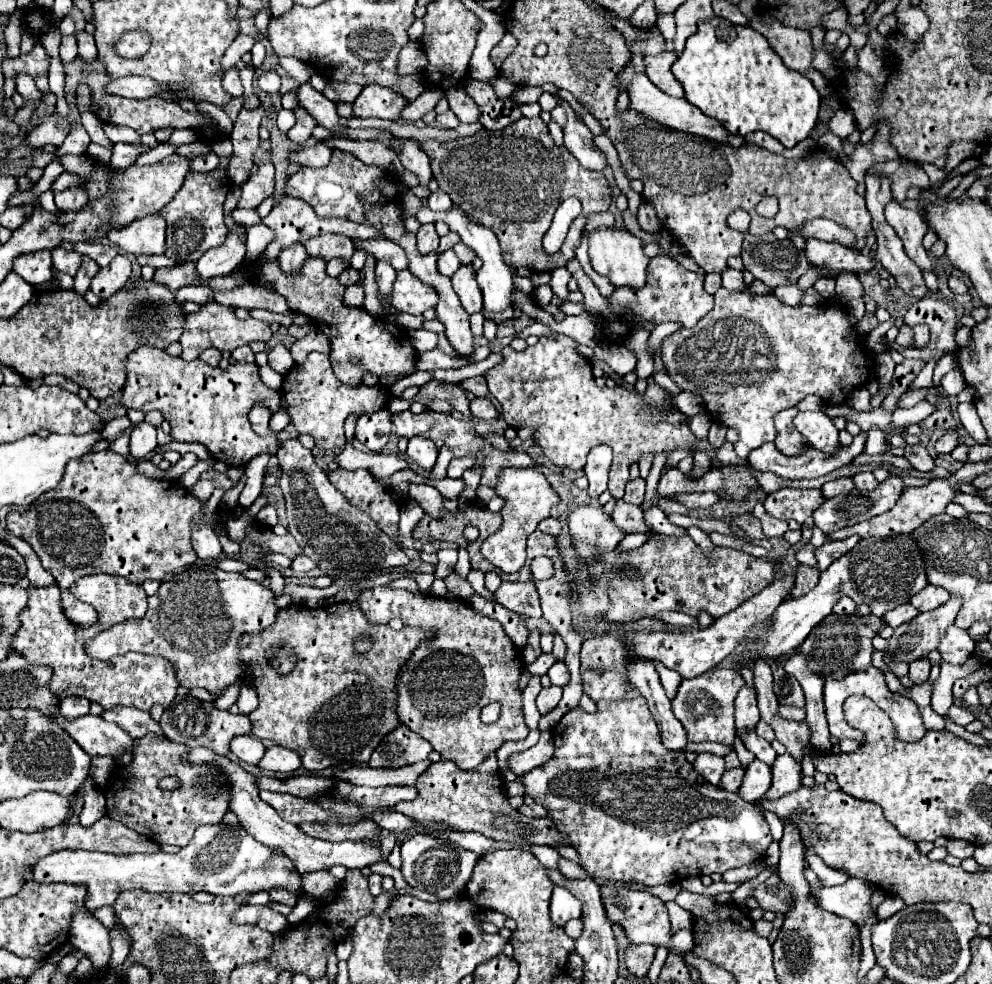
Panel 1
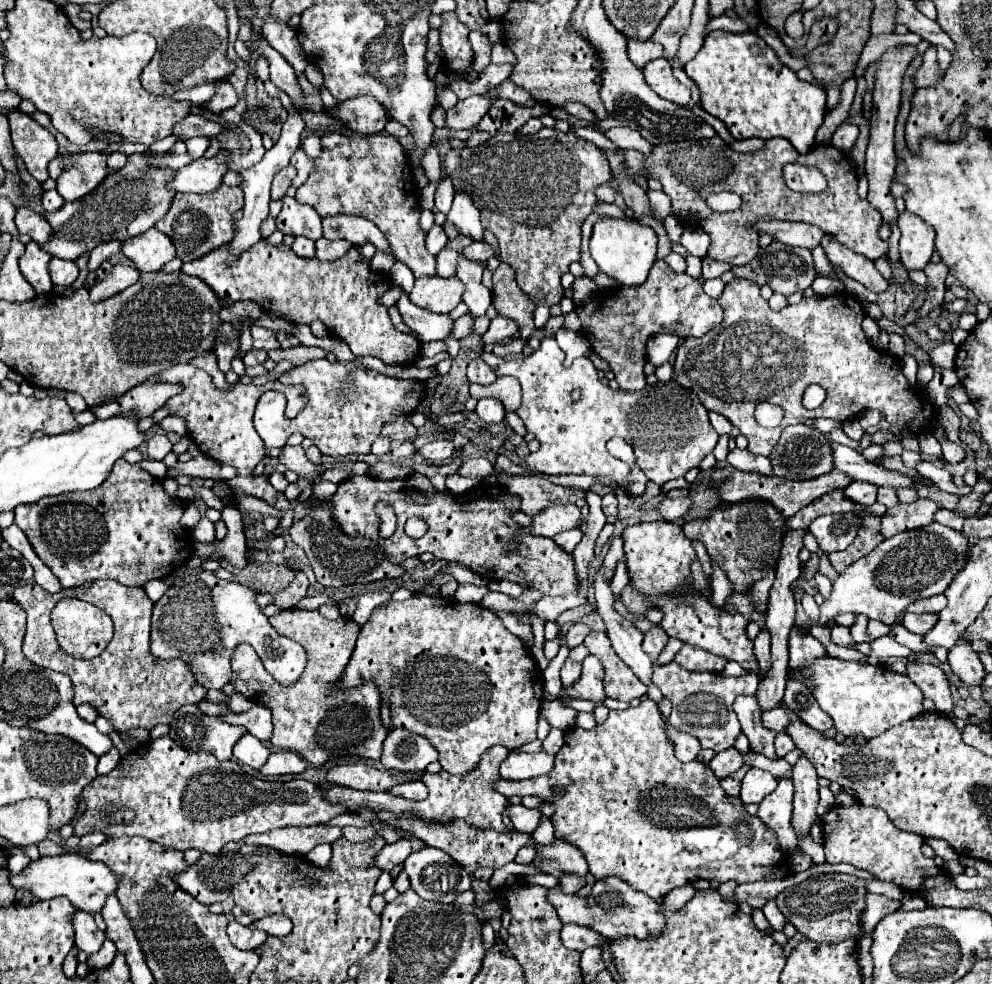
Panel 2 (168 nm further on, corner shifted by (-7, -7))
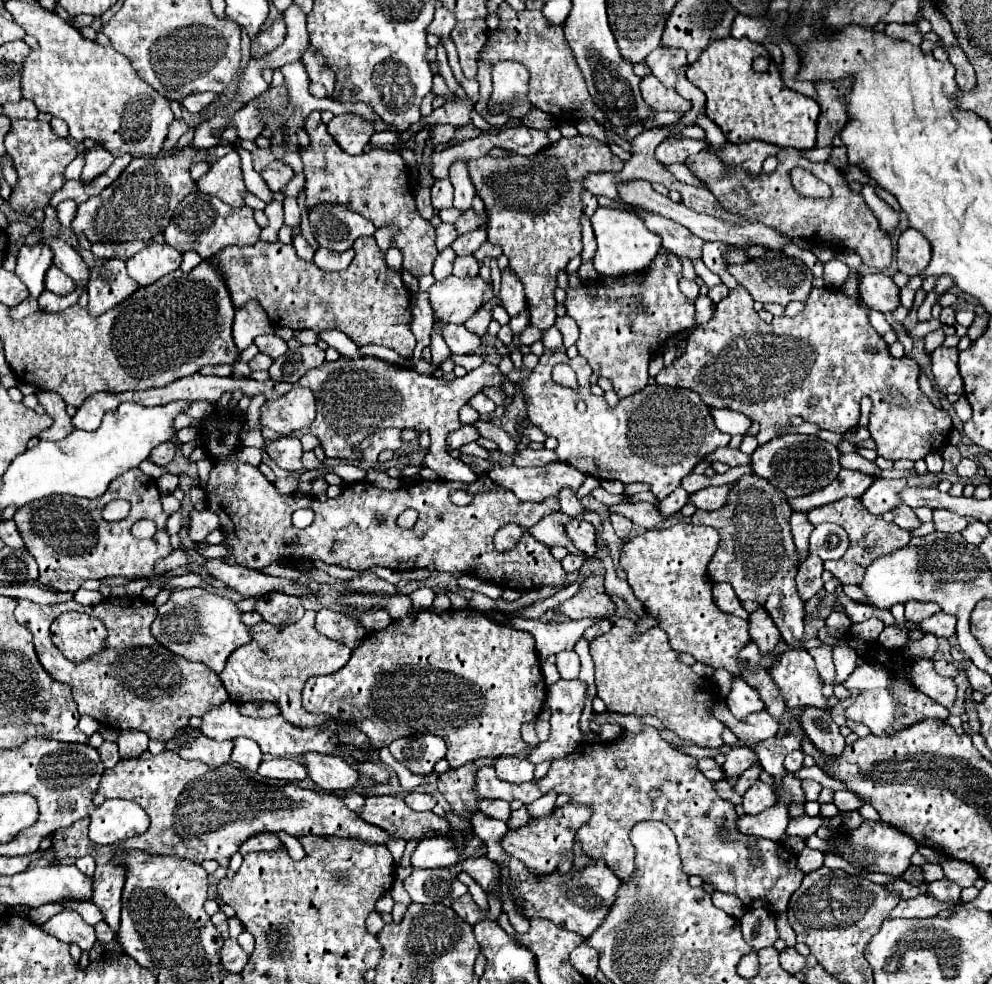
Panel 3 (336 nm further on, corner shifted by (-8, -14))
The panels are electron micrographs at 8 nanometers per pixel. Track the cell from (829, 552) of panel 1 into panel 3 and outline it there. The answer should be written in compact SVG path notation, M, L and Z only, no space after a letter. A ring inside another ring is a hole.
M844 498L820 508L814 508L808 512L808 522L814 526L822 524L822 522L834 522L840 524L850 538L850 548L846 550L846 556L840 560L832 560L832 562L824 562L824 568L830 570L842 584L860 584L862 580L862 572L864 566L868 566L870 562L874 562L876 558L890 554L896 548L902 548L910 542L912 534L906 530L900 530L894 522L886 522L882 516L874 516L870 514L862 502L858 498Z

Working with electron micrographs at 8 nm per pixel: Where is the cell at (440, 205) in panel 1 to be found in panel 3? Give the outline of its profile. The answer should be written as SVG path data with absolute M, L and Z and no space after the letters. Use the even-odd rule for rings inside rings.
M436 180L432 186L432 206L436 210L452 208L452 182L446 180Z

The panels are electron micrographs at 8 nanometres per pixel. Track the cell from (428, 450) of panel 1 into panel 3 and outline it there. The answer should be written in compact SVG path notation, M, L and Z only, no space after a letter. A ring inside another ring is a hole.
M462 426L448 436L448 446L458 450L460 446L464 446L468 442L476 442L478 438L480 438L480 434L474 430L474 426Z

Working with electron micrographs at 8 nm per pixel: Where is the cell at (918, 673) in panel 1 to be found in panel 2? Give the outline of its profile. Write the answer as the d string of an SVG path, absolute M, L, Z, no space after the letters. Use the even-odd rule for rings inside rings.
M907 663L907 677L923 691L927 699L931 699L941 713L953 711L953 699L949 691L949 681L945 673L931 663Z

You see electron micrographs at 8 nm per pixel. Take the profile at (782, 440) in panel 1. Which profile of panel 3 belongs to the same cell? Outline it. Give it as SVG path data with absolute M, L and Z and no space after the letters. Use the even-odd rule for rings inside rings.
M784 434L756 448L756 452L752 454L752 468L758 476L772 482L772 486L782 490L788 498L794 498L828 486L838 476L842 466L840 452L830 442L824 442L818 436Z

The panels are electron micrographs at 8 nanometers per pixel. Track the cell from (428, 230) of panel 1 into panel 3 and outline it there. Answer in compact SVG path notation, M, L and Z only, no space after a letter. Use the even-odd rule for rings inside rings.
M440 224L438 228L436 228L436 248L438 250L444 250L444 248L448 248L454 240L456 240L456 230L454 230L454 226L452 224Z

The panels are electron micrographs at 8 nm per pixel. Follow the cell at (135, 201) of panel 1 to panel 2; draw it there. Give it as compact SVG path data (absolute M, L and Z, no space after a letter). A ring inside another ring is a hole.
M221 149L211 159L197 159L191 165L177 171L175 181L171 181L171 189L179 193L211 193L219 189L223 183L223 175L229 171L227 167L229 151Z

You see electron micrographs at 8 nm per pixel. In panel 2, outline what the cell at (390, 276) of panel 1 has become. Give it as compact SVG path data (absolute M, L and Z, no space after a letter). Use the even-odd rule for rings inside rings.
M407 293L401 295L401 299L397 301L397 307L401 311L403 321L419 335L419 339L423 343L427 343L427 341L443 341L443 339L451 337L453 319L449 315L435 315L431 311L425 311L425 309L413 305L409 301Z

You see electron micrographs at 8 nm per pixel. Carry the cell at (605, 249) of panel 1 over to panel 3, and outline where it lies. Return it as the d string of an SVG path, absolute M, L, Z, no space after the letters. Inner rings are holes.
M598 208L594 212L594 216L590 218L590 222L592 222L594 234L598 240L598 250L592 258L592 264L598 270L598 274L602 274L602 276L624 276L624 274L644 272L648 268L648 264L662 250L660 236L650 232L634 212Z

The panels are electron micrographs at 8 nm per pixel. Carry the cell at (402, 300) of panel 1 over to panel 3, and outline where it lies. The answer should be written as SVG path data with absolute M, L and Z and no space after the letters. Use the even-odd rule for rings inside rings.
M448 276L444 282L434 282L428 290L434 318L452 324L464 324L482 306L482 294L486 288L488 284L480 276Z

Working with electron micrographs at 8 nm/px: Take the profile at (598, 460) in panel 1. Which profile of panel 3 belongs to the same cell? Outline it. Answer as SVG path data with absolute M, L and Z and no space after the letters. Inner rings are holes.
M610 514L610 522L612 522L612 526L614 526L616 536L622 538L622 540L626 540L628 534L630 534L630 530L632 530L632 522L630 522L628 518L620 516L620 514Z

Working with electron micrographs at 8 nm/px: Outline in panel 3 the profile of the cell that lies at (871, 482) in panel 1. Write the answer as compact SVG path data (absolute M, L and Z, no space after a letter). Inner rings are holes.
M900 504L900 506L896 506L896 510L892 510L892 514L894 514L894 524L898 524L904 530L912 532L914 528L920 526L920 520L914 516L914 512L912 512L910 506Z

